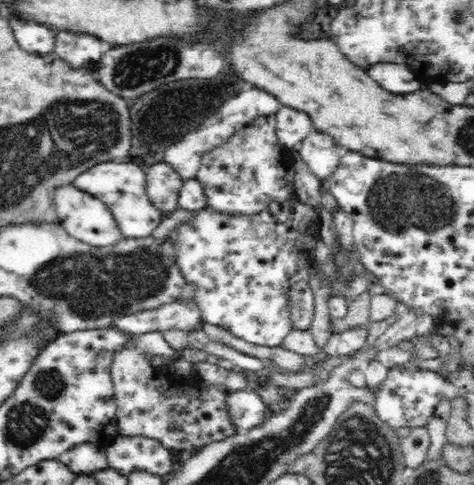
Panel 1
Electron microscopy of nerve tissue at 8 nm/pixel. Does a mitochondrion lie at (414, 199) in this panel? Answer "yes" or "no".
yes

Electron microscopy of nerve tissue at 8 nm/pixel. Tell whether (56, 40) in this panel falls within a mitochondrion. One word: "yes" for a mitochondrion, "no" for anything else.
no

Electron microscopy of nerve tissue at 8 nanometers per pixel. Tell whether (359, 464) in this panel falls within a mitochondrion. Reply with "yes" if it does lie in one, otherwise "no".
yes

